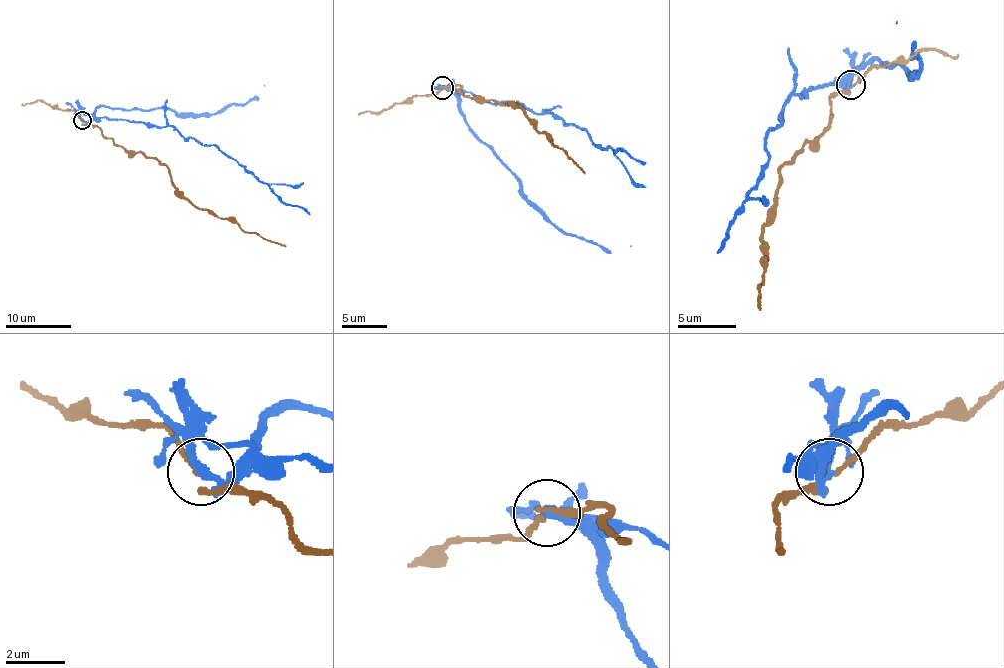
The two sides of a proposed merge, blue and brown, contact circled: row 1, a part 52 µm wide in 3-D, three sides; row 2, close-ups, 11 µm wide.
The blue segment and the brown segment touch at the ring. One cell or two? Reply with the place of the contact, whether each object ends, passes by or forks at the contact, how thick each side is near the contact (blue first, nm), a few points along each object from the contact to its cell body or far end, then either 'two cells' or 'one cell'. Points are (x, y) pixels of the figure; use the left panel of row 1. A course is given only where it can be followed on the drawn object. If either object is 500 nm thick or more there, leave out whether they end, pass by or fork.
(82, 120) | blue passes by | brown passes by | 240/130 nm | blue via (82, 120), (174, 126), (199, 143), (215, 144), (284, 202), (304, 207), (310, 214) | brown via (82, 120), (84, 125), (95, 125), (115, 144), (164, 163), (172, 184), (190, 201), (246, 232), (286, 247) | two cells

